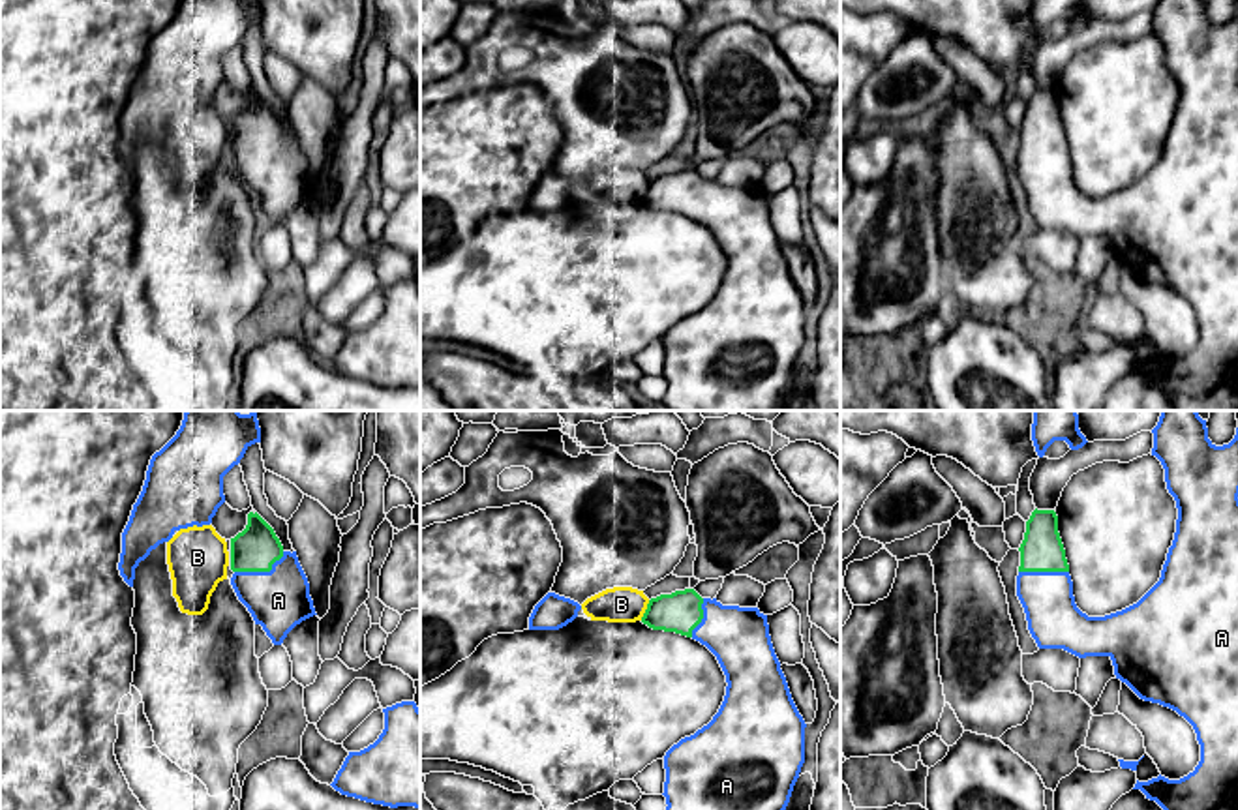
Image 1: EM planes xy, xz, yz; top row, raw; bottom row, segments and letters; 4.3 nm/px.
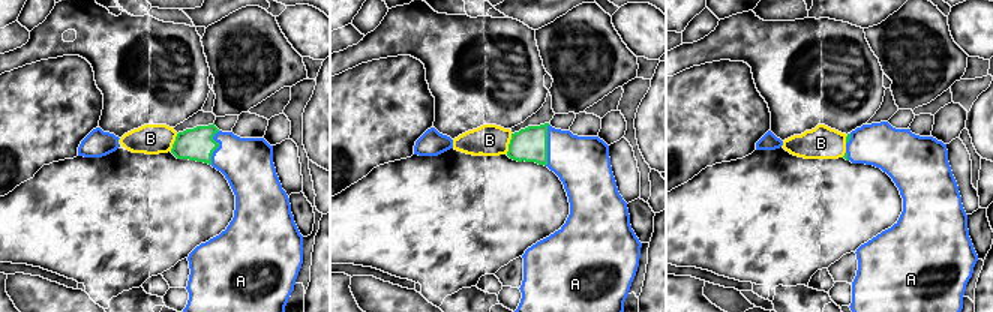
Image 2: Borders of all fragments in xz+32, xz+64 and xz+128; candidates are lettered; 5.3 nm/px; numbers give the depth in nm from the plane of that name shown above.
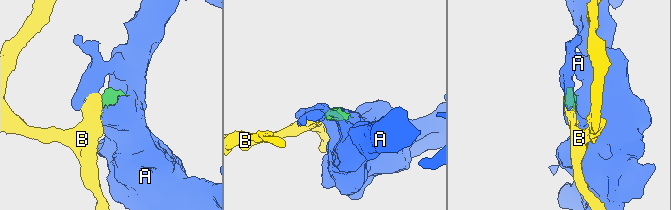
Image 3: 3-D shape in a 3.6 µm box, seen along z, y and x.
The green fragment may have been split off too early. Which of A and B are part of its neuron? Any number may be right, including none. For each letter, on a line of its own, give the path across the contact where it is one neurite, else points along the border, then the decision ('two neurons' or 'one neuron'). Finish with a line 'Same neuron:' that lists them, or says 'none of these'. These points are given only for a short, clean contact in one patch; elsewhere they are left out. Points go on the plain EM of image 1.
A: one neuron
B: border xz (649, 180), (640, 199); two neurons
Same neuron: A

